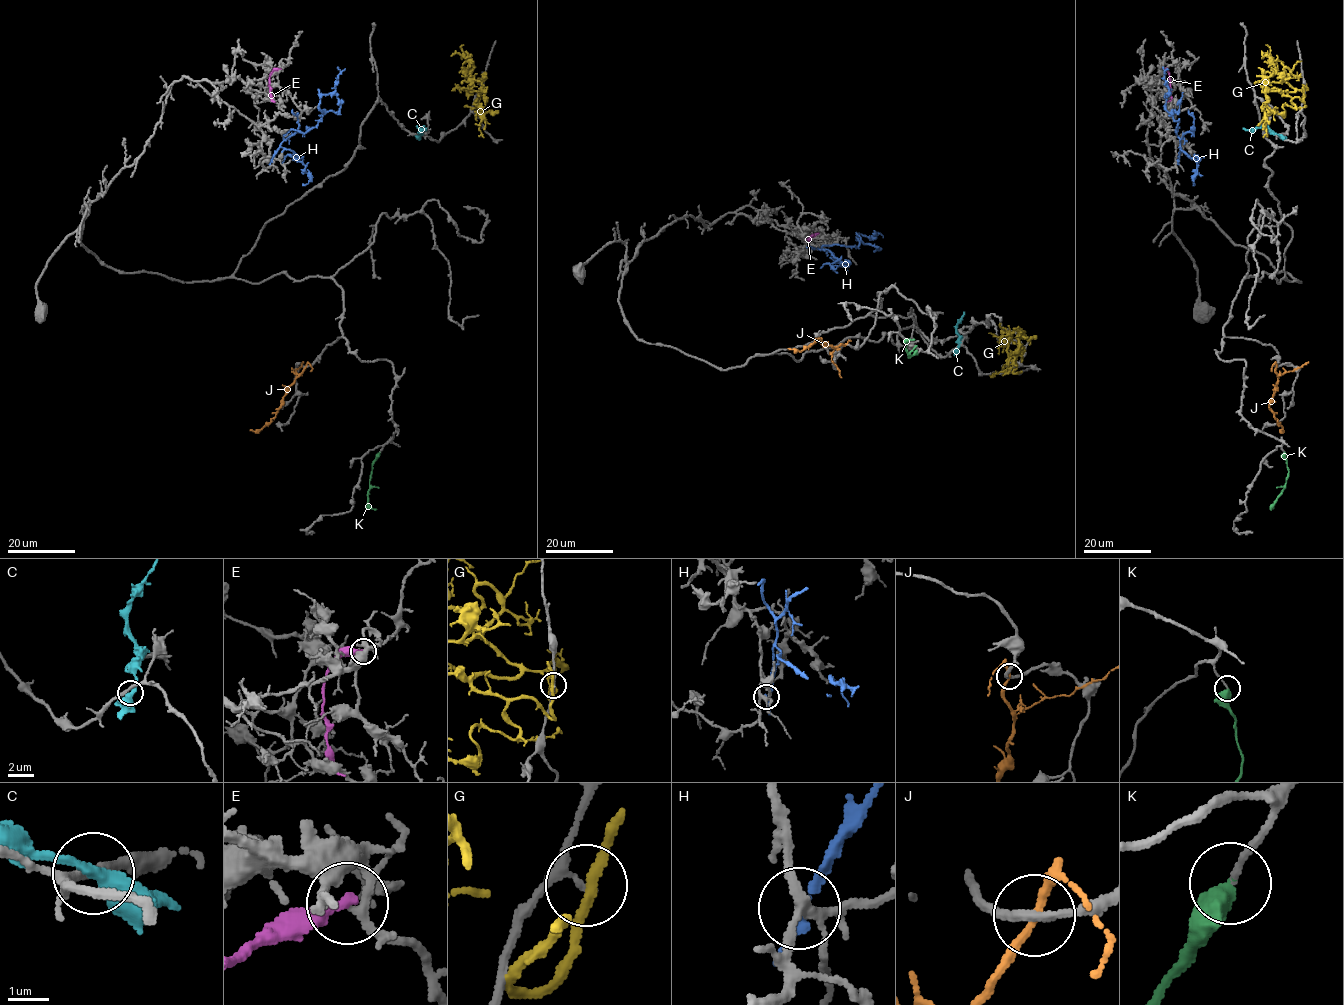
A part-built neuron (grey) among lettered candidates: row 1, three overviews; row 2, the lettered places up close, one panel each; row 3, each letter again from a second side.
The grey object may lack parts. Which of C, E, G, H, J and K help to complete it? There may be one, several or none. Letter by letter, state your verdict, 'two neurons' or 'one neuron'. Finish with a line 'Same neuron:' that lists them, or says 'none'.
C: two neurons
E: two neurons
G: two neurons
H: two neurons
J: two neurons
K: one neuron
Same neuron: K

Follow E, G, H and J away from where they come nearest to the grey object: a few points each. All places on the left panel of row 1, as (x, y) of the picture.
E: (280, 68), (275, 68), (269, 76), (269, 86), (274, 101)
G: (480, 94), (475, 102), (483, 85), (465, 74), (468, 59), (457, 52), (451, 56)
H: (271, 160), (291, 129), (306, 133), (320, 121), (320, 97), (335, 90), (340, 71), (337, 67)
J: (306, 366), (289, 387), (271, 421), (260, 429), (250, 429)

